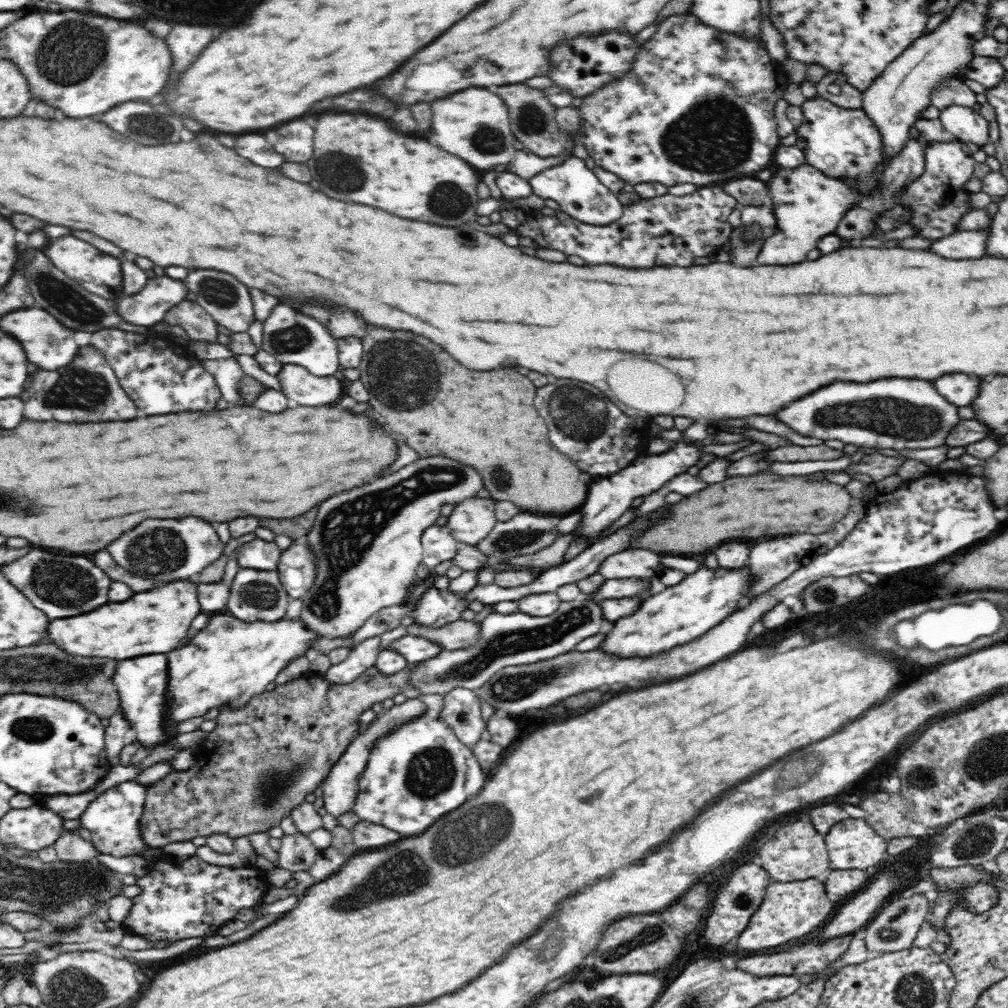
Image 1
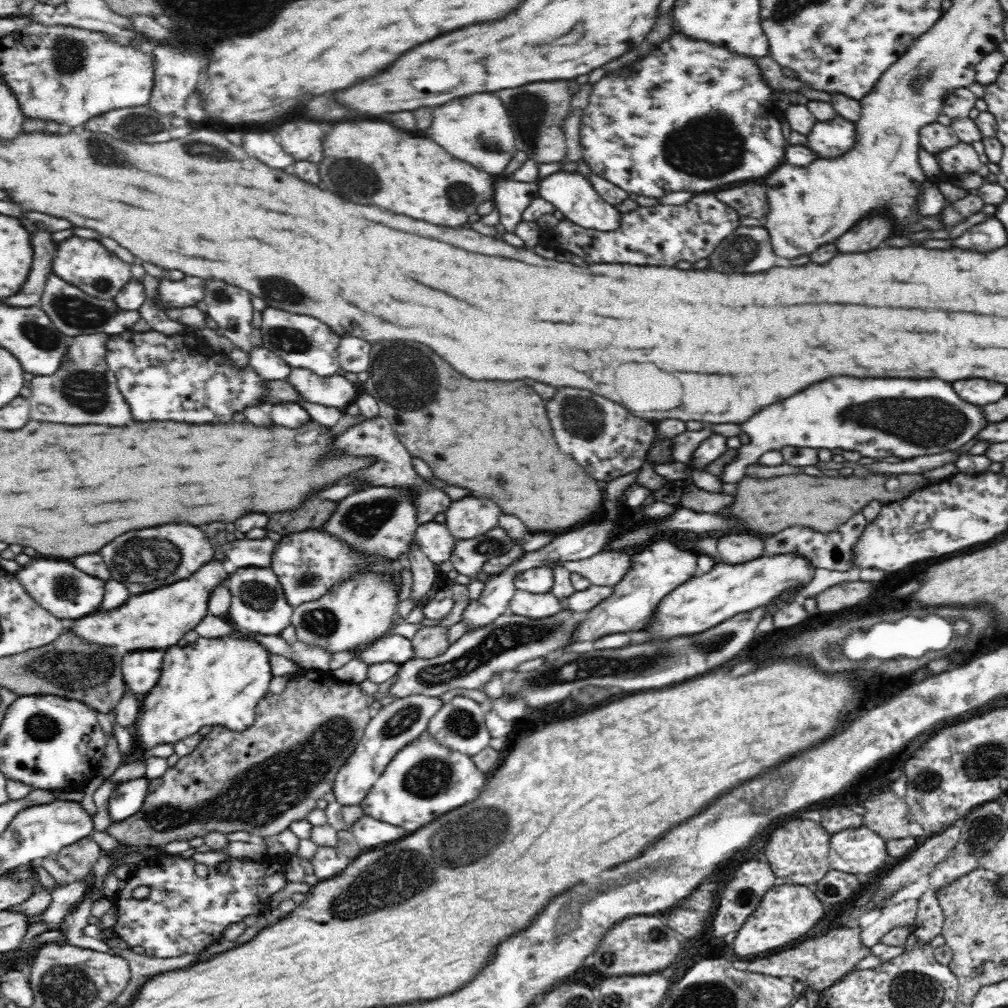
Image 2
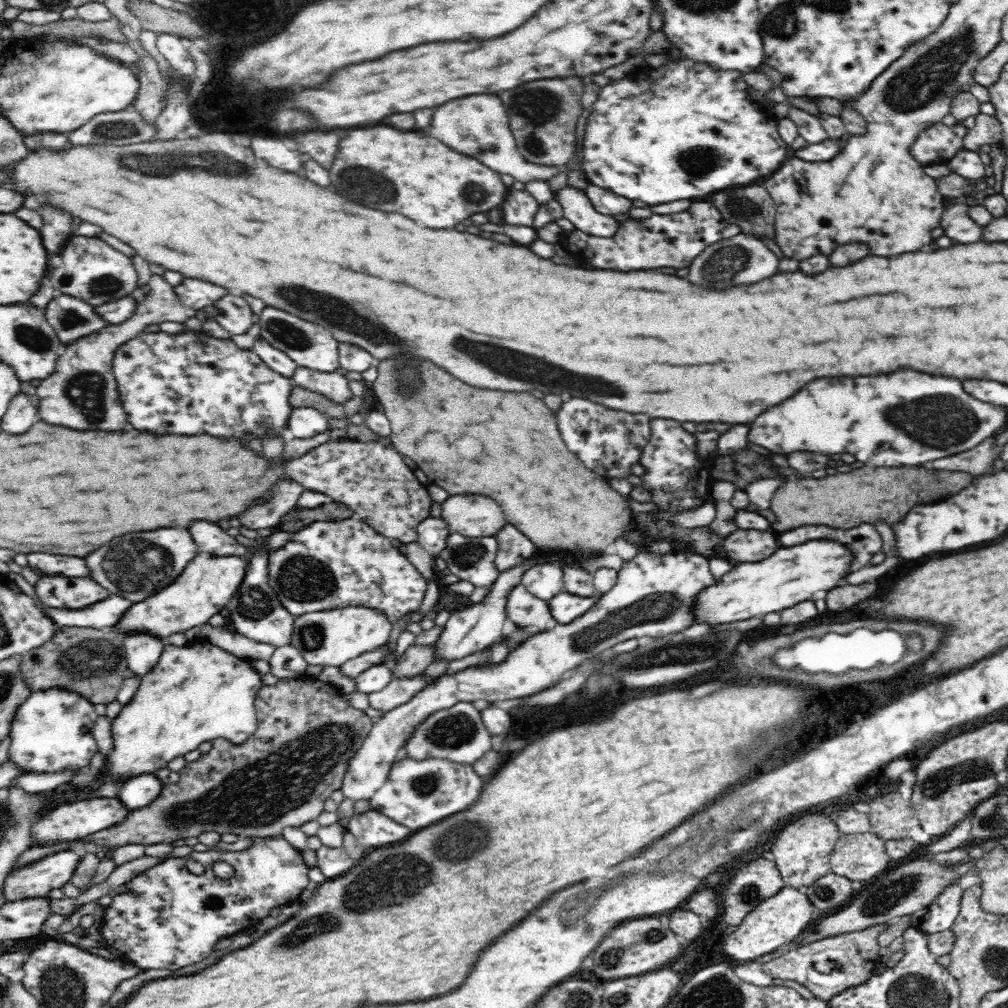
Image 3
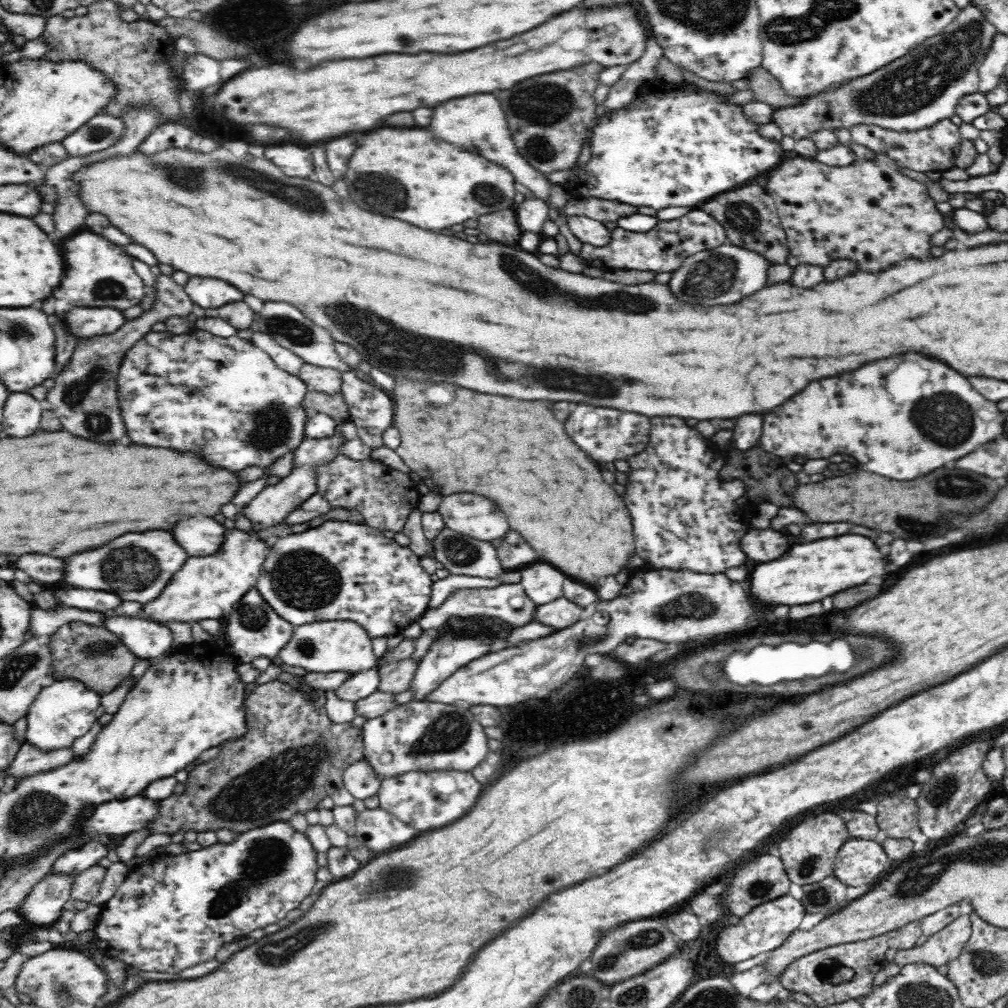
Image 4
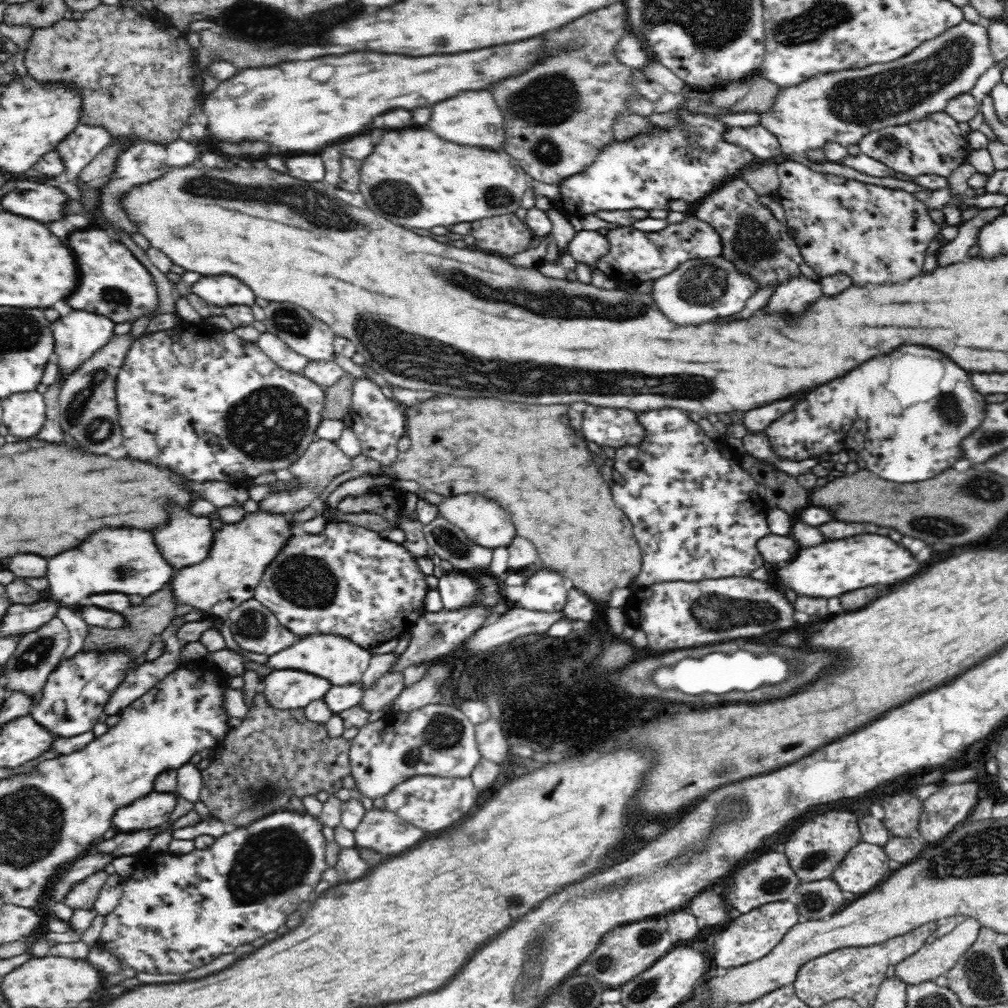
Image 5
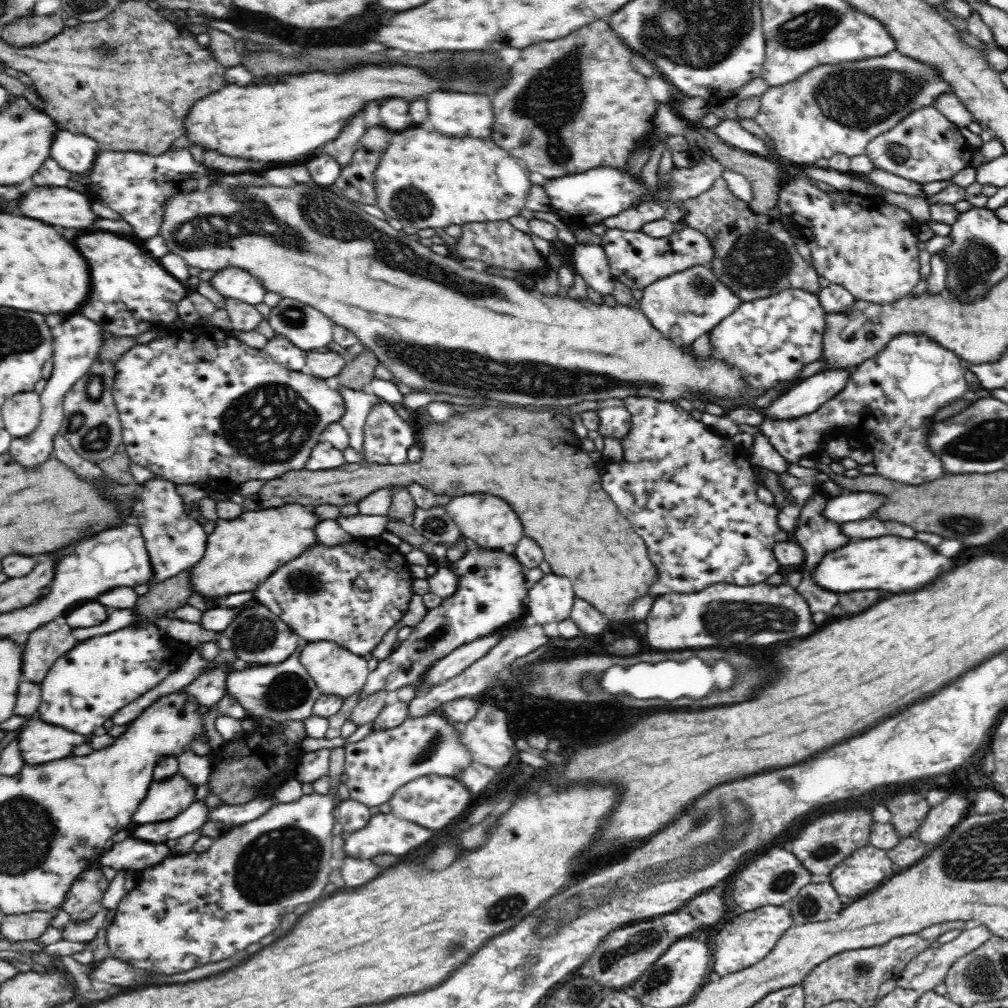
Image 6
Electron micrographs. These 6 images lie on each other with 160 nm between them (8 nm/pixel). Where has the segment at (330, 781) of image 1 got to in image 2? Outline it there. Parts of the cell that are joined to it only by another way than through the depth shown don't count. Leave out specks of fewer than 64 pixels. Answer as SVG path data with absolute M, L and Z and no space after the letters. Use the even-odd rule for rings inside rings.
M412 695L396 698L392 703L380 707L377 715L368 721L362 738L355 744L346 762L338 769L332 786L333 800L342 806L360 804L395 752L408 741L414 740L414 737L426 732L431 718L442 705L440 697Z

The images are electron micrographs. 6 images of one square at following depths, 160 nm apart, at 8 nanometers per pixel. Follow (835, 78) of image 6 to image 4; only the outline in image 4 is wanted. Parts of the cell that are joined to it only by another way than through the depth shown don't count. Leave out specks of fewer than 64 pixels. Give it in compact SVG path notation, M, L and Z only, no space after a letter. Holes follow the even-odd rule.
M970 4L959 9L958 16L942 32L938 33L920 46L879 68L872 74L850 79L836 90L822 91L820 94L802 96L800 102L792 106L778 107L772 112L771 121L780 128L782 136L790 136L795 141L811 138L820 129L835 132L836 129L848 129L857 124L874 125L891 131L917 131L931 128L942 119L950 119L963 96L978 93L979 66L986 59L993 44L996 27L986 20L984 13L976 5ZM876 154L876 157L876 162L866 162L866 159L862 159L857 160L850 166L830 166L821 162L812 162L812 158L792 158L792 160L786 160L786 162L782 162L770 170L765 192L775 200L782 228L787 234L787 246L791 256L798 258L802 264L821 265L822 267L840 259L850 259L856 261L858 268L864 272L882 272L882 270L889 269L894 264L902 264L906 259L922 259L922 256L926 256L926 258L931 256L930 238L944 228L944 217L936 209L937 201L929 196L929 190L924 183L902 175L898 171L900 166L894 163L890 157L878 154Z

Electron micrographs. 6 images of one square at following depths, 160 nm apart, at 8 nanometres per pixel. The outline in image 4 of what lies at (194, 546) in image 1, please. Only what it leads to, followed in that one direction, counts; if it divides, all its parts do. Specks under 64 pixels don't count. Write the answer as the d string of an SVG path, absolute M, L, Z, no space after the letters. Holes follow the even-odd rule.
M150 530L150 532L128 532L104 544L102 548L94 548L90 552L80 552L78 556L70 556L66 560L66 572L62 582L72 588L94 588L118 594L122 600L134 602L150 602L160 596L170 579L186 562L184 548L180 548L170 532Z

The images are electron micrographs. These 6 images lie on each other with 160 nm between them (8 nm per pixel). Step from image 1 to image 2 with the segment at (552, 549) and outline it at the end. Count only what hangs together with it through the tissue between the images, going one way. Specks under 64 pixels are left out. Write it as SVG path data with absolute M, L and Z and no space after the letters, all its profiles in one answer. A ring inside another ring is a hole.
M606 550L584 560L550 561L545 567L550 570L563 568L568 572L577 572L590 580L592 585L616 585L634 566L634 552L606 552Z

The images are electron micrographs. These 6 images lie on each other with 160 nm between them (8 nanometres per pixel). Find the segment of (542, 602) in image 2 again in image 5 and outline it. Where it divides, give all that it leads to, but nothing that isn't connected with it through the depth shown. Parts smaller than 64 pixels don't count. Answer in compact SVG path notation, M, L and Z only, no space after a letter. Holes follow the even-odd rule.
M455 570L445 572L438 578L437 590L441 594L443 608L446 610L458 610L470 606L476 598L480 600L478 585L468 574Z

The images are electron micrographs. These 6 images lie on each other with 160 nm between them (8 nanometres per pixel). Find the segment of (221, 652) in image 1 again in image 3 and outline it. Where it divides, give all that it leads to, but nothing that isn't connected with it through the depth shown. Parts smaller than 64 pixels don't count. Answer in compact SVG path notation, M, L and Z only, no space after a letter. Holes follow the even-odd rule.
M204 641L186 644L184 647L170 646L166 644L164 652L158 658L156 667L150 670L145 676L140 678L140 684L138 690L134 692L134 698L130 698L126 704L121 708L119 714L111 719L110 738L111 743L103 746L108 748L108 754L104 754L104 768L100 772L100 782L112 781L118 784L120 787L128 779L140 776L141 774L155 774L157 770L168 767L168 763L172 762L178 756L184 757L188 752L196 750L203 742L210 742L217 738L224 738L234 744L242 744L243 741L248 740L254 731L257 729L258 719L256 716L255 700L257 699L258 690L262 688L262 682L260 682L260 676L256 674L256 670L246 662L246 658L240 658L234 656L230 652L222 650L218 646L214 646L212 643L206 643Z

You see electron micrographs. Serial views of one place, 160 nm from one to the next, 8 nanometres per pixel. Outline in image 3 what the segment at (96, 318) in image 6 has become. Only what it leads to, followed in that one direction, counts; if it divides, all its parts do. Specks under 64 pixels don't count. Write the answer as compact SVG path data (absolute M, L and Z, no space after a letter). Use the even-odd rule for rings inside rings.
M72 236L66 242L60 256L62 256L62 266L52 272L52 276L50 276L52 286L93 307L127 297L137 287L138 276L132 262L122 252L112 250L100 238Z

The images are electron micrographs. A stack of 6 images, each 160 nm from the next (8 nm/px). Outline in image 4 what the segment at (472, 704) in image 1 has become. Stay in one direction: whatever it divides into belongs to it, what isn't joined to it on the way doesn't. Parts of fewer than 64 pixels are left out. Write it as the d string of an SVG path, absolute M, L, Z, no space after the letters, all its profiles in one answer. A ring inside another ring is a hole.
M411 700L388 710L382 716L366 719L361 729L364 733L362 740L365 743L362 756L368 757L368 763L372 765L380 782L386 777L395 777L412 771L473 772L474 768L486 758L489 751L489 738L484 732L484 727L474 718L470 709L457 708L457 705Z

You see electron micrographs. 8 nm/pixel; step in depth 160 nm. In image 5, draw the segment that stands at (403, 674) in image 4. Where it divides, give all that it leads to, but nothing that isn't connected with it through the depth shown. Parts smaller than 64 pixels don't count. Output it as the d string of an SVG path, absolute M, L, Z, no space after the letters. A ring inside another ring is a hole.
M384 674L362 694L358 705L368 713L384 710L404 689L403 674Z

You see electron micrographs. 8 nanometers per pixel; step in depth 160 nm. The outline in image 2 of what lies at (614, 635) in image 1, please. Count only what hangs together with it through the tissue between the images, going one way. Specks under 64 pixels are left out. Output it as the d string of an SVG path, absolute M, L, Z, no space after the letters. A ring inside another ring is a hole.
M774 556L758 558L740 564L716 563L706 574L691 576L659 600L642 632L646 632L646 642L662 642L677 639L678 636L694 636L731 616L764 606L784 588L794 586L800 580L812 580L806 562L798 556Z

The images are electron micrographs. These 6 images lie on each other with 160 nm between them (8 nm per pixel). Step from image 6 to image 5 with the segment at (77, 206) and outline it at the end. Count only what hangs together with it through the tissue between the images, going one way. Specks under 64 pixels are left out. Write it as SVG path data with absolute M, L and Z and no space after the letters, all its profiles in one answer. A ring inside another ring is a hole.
M16 182L14 190L10 190L2 198L2 206L8 212L14 212L14 214L20 214L20 216L26 216L26 218L34 218L38 222L56 222L56 220L64 218L66 202L68 202L68 196L64 192L60 192L60 190L52 188L52 186L34 184L34 182Z

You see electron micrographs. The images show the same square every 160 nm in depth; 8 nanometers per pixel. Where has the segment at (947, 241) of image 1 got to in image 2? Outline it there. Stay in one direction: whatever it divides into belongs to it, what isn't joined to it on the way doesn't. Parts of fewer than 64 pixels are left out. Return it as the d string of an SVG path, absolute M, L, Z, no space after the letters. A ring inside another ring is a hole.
M992 216L982 224L972 226L970 230L962 232L958 238L952 240L952 248L956 250L974 250L974 252L990 252L996 248L1006 246L1006 232L1002 224Z

